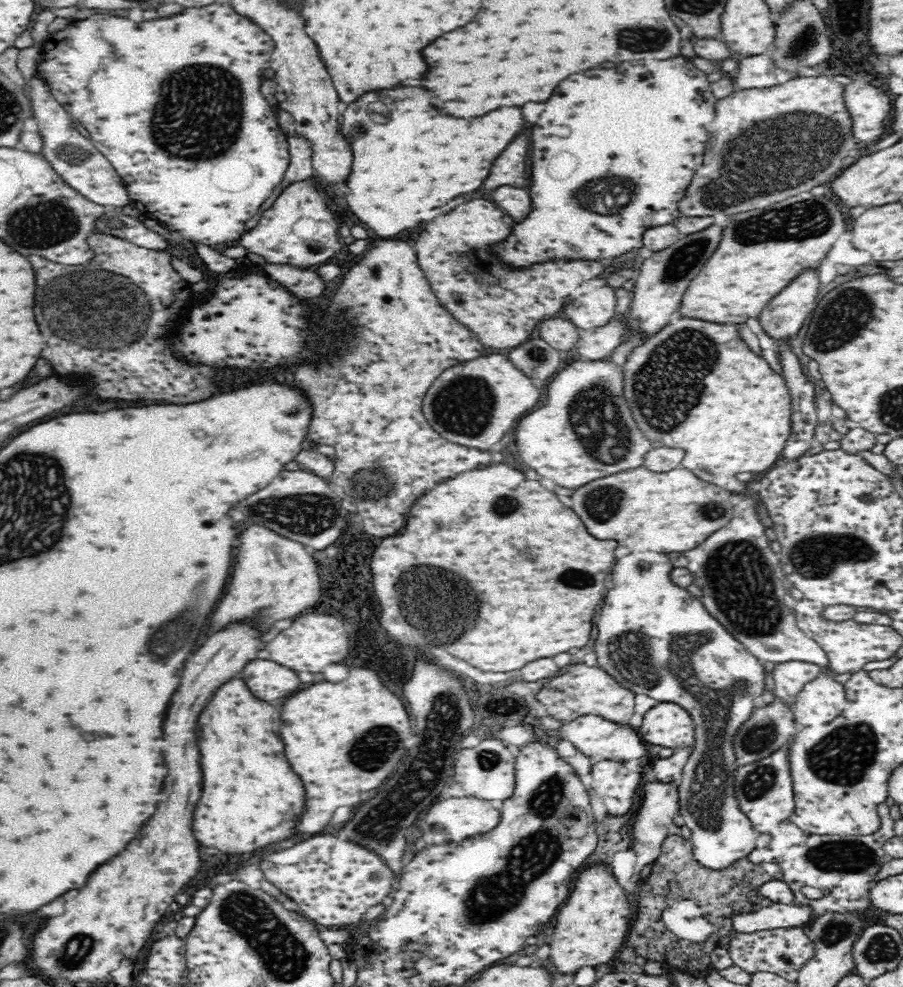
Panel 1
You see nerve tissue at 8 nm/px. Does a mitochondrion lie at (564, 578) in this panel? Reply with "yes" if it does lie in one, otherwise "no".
yes

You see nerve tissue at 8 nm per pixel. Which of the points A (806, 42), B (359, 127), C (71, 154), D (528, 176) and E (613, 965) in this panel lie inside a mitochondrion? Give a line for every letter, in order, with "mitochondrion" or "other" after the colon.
A: mitochondrion
B: mitochondrion
C: mitochondrion
D: other
E: other

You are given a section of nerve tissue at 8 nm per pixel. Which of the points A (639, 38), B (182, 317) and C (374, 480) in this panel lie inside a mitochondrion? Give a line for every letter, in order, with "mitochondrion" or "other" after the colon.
A: mitochondrion
B: other
C: mitochondrion

